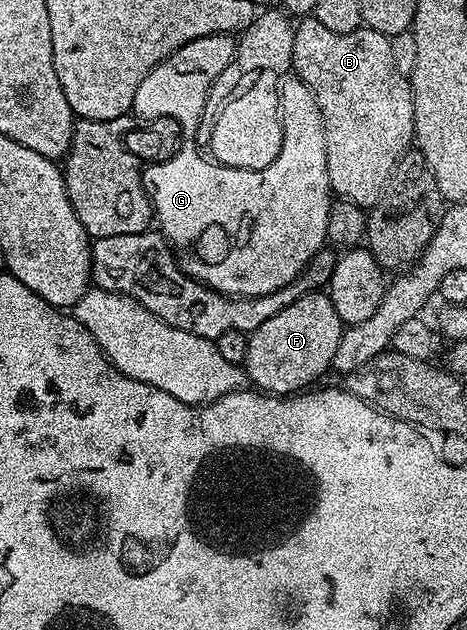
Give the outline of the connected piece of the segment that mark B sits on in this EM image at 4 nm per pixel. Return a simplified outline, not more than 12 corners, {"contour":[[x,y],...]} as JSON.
{"contour":[[295,26],[294,77],[342,201],[376,206],[412,149],[388,35]]}

